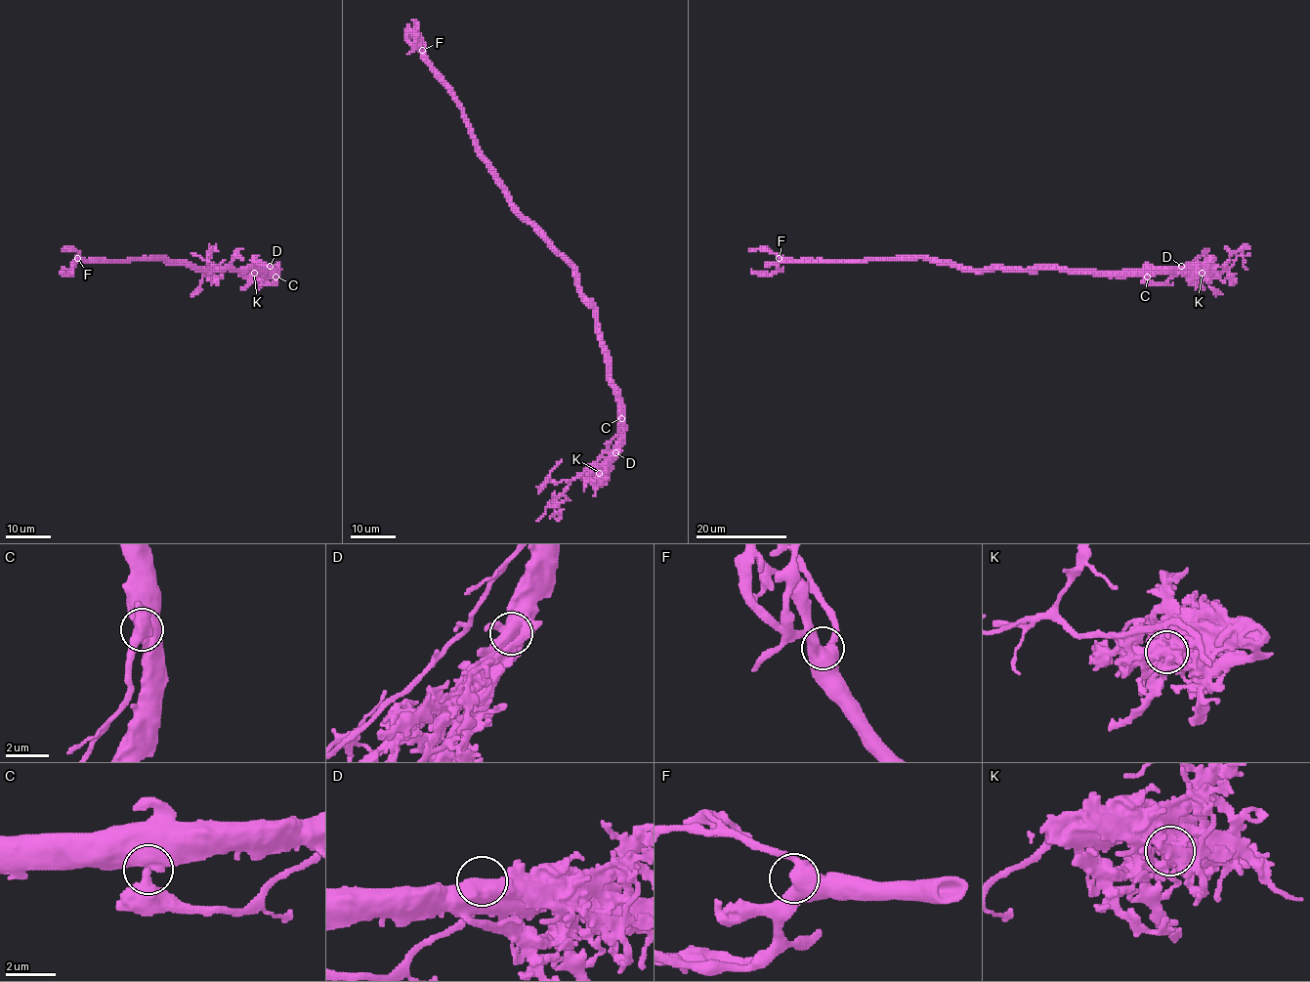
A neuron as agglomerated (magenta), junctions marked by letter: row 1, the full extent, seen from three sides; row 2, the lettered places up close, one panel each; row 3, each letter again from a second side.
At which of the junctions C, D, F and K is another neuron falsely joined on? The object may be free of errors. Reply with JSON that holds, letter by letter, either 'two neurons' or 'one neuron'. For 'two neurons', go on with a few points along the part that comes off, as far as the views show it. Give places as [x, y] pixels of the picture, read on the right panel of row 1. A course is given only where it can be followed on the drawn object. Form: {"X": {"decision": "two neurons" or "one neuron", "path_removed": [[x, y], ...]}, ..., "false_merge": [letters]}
{"C": {"decision": "two neurons", "path_removed": [[1147, 277], [1155, 283], [1165, 283], [1185, 268], [1221, 268], [1238, 251], [1242, 253], [1246, 269]]}, "D": {"decision": "one neuron"}, "F": {"decision": "one neuron"}, "K": {"decision": "one neuron"}, "false_merge": ["C"]}

